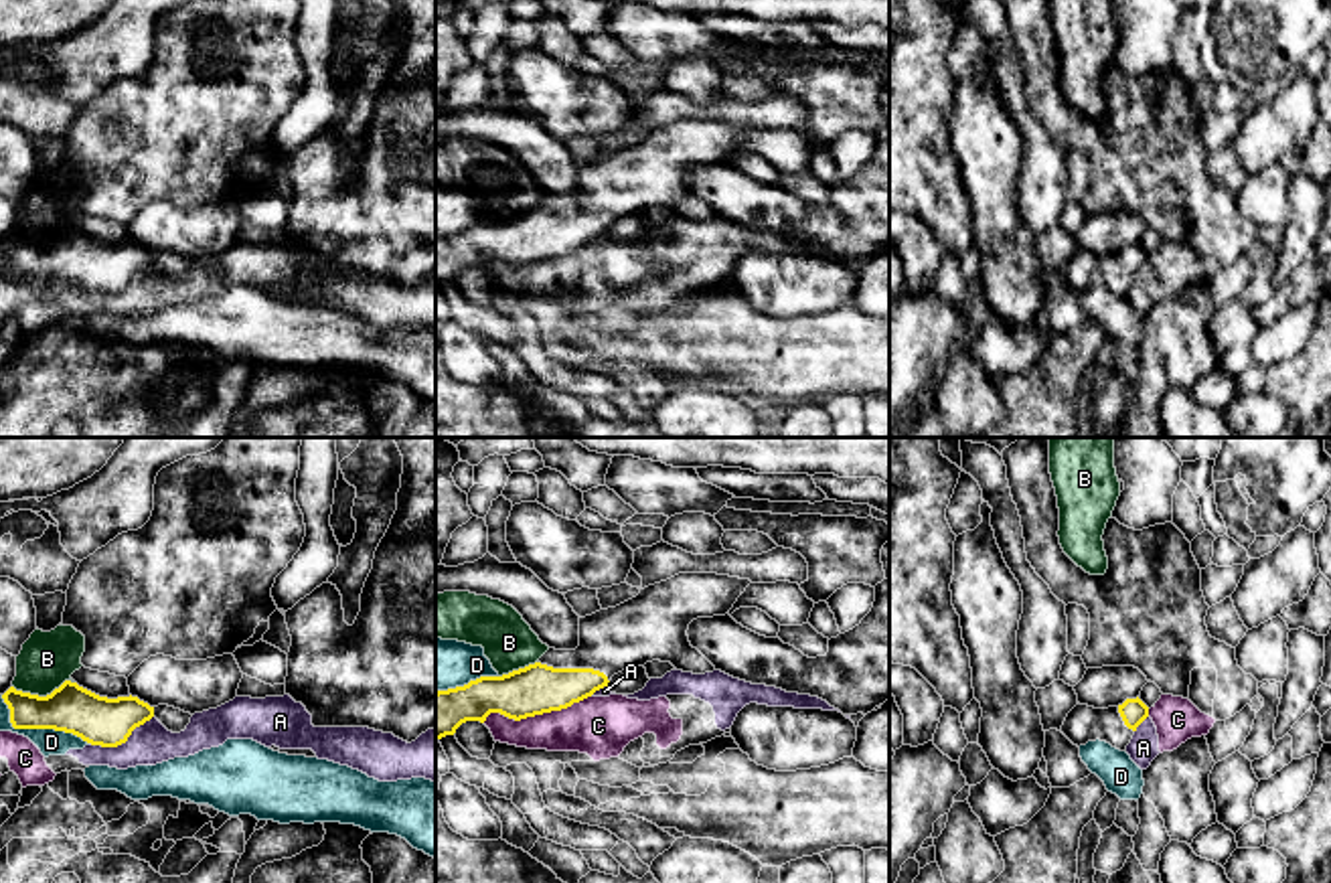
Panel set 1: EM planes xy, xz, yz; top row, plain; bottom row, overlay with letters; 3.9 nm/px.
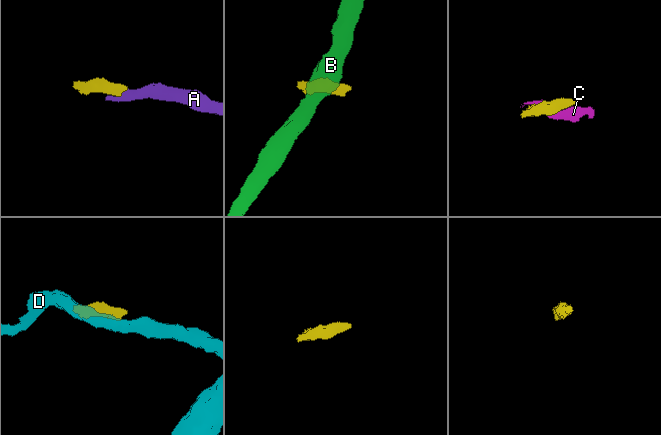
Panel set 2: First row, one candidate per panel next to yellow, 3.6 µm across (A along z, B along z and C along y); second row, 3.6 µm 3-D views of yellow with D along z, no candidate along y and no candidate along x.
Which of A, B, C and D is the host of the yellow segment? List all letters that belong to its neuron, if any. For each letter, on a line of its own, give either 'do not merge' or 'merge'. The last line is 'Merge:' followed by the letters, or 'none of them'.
A: do not merge
B: do not merge
C: do not merge
D: do not merge
Merge: none of them

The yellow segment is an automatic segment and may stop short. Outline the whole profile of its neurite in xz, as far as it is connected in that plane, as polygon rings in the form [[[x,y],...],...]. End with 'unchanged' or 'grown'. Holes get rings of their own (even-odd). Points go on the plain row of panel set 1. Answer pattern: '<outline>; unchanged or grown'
[[[679,119],[648,132],[616,154],[579,164],[575,196],[549,194],[535,211],[502,223],[480,223],[436,239],[436,286],[490,259],[521,267],[561,257],[608,233],[614,221],[646,209],[705,221],[715,213],[691,192],[687,176],[697,164],[725,162],[750,126],[717,119]]]; grown

